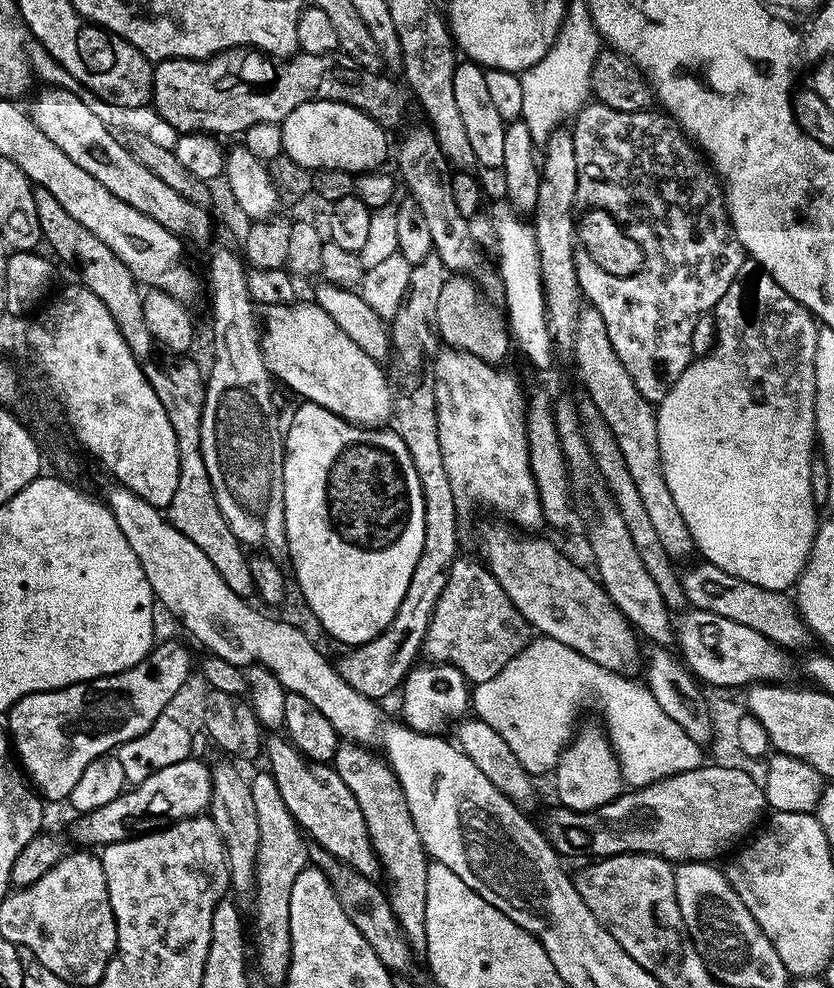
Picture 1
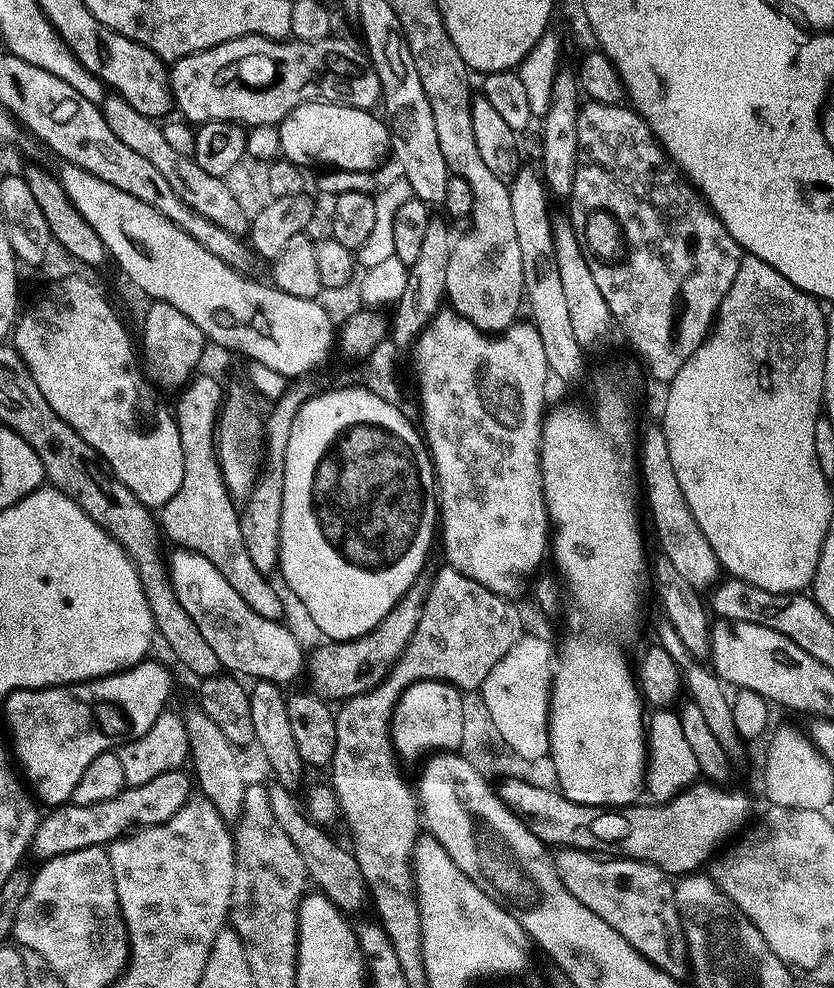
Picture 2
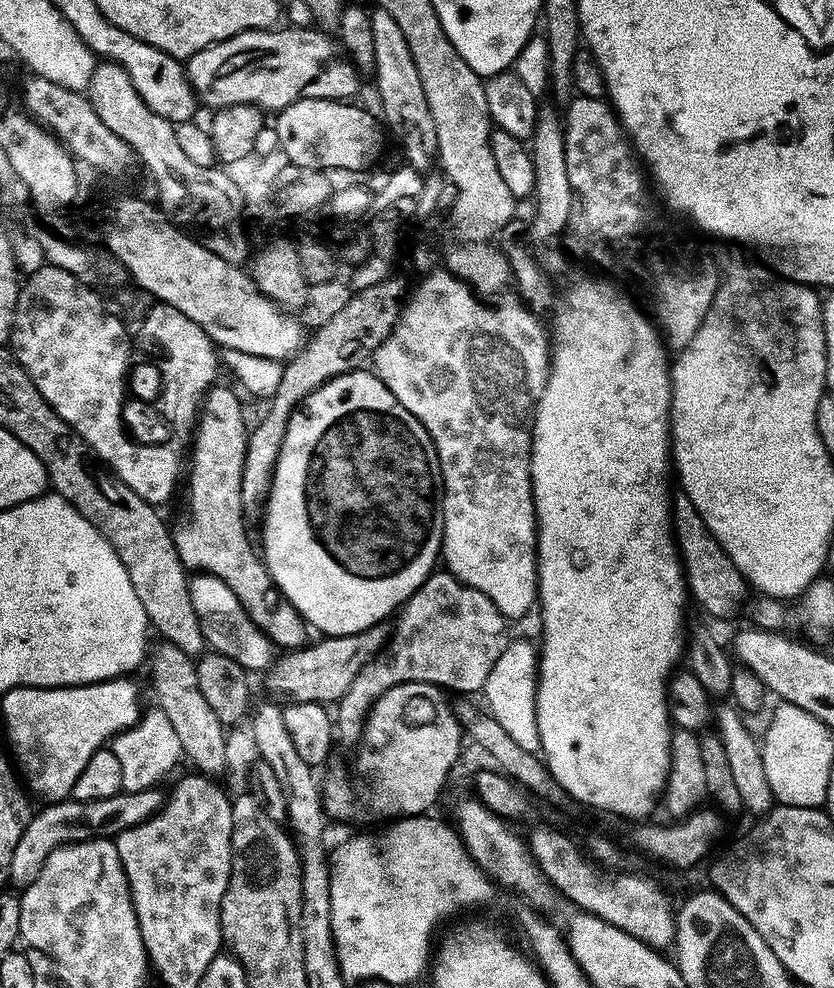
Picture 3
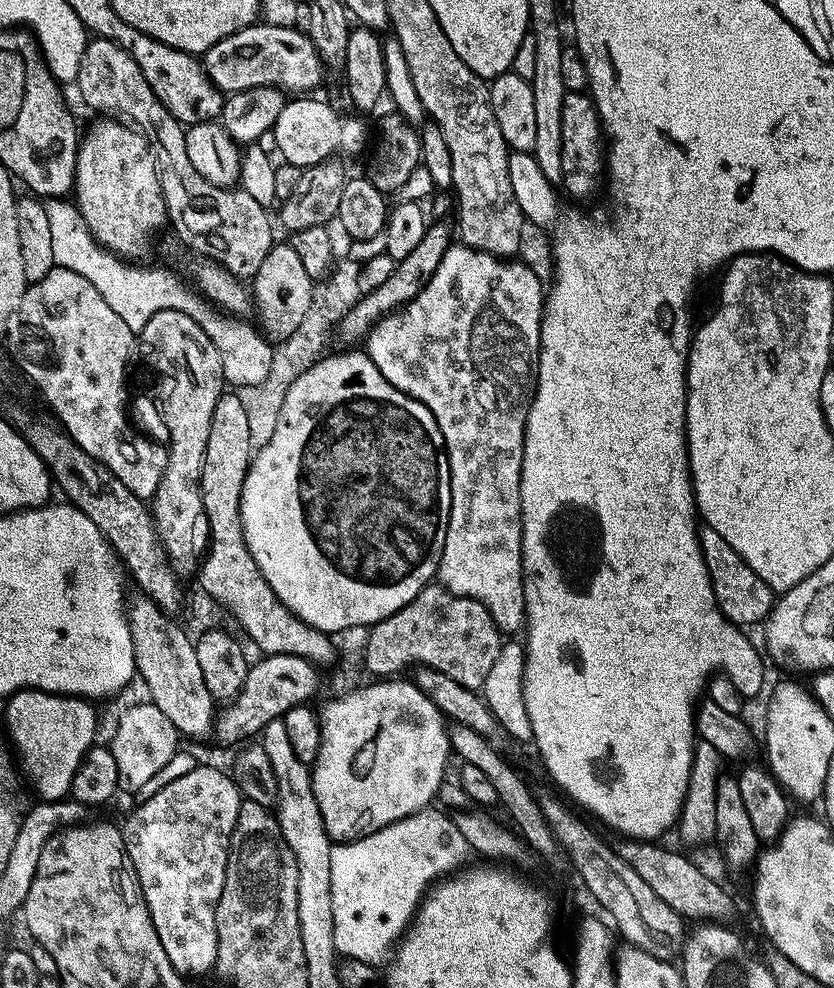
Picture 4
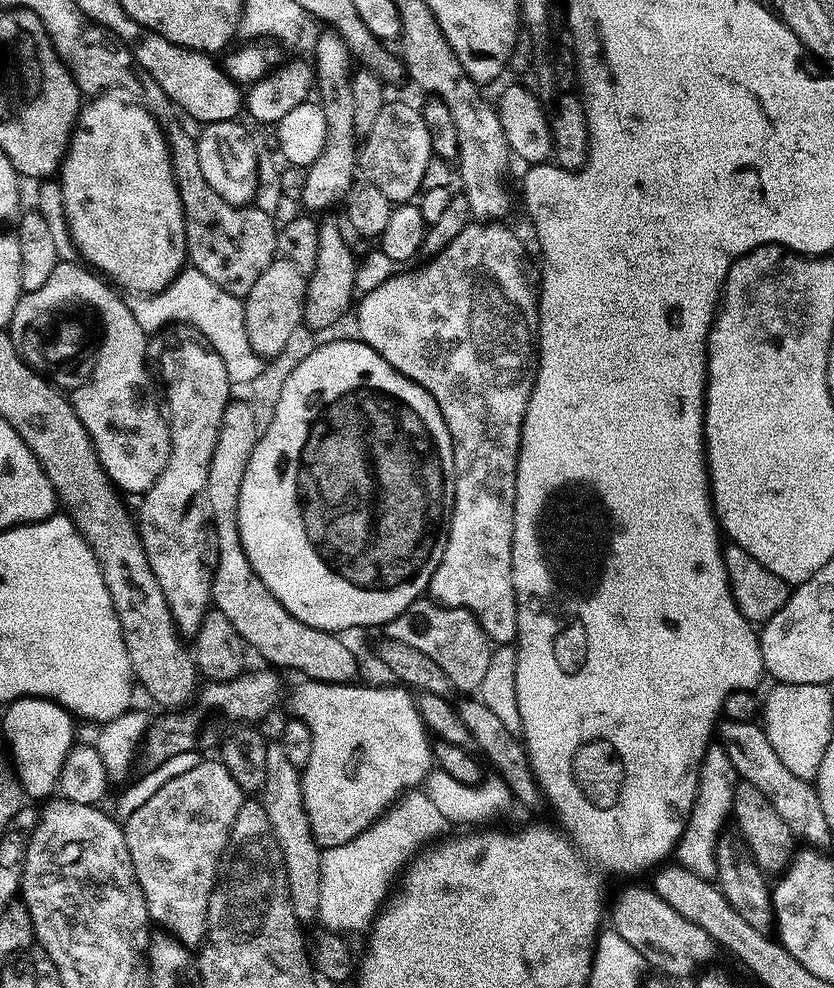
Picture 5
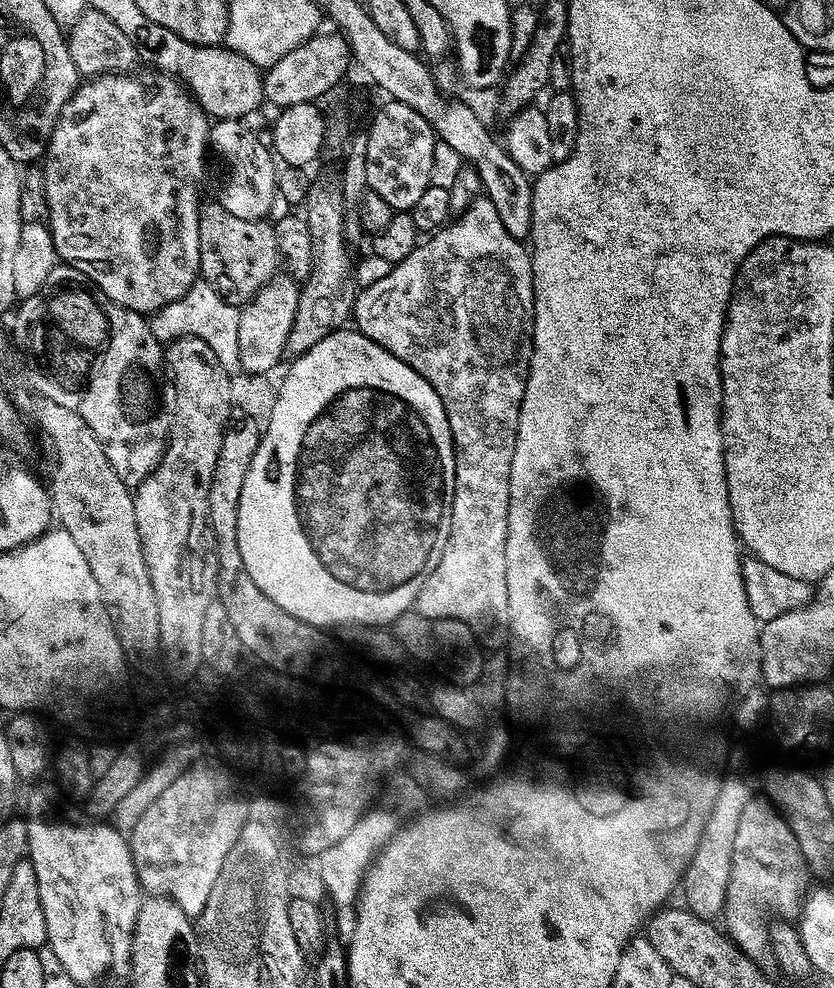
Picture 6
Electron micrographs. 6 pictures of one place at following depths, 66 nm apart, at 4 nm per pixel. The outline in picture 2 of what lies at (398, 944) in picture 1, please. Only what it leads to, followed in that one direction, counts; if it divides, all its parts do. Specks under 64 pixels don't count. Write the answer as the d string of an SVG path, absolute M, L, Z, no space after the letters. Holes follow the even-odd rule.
M272 782L267 785L270 794L270 806L274 809L274 818L278 821L278 826L286 830L286 838L294 842L294 847L298 854L302 854L302 862L306 862L309 881L316 884L321 893L327 896L341 912L353 914L360 912L364 907L369 907L370 893L368 883L362 874L362 866L356 861L355 855L348 852L340 844L332 841L331 831L325 830L321 825L315 824L307 811L288 793L289 789L279 782Z

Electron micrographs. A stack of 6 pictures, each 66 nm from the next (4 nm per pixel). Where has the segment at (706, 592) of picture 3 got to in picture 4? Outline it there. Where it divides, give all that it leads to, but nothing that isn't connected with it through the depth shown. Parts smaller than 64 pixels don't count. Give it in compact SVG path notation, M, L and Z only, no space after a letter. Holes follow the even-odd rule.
M704 526L700 528L700 545L704 561L710 574L710 582L714 586L714 594L722 614L731 624L735 624L745 630L752 630L755 624L763 625L768 617L772 615L778 599L777 593L772 591L750 566L722 538L722 534L714 534L714 530Z

